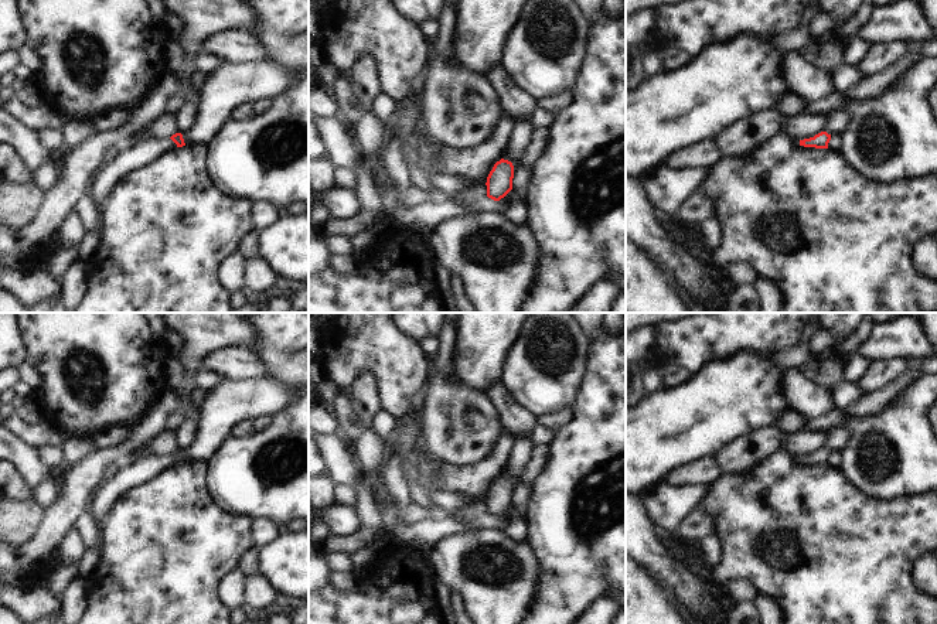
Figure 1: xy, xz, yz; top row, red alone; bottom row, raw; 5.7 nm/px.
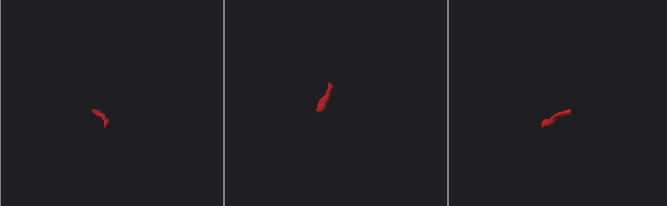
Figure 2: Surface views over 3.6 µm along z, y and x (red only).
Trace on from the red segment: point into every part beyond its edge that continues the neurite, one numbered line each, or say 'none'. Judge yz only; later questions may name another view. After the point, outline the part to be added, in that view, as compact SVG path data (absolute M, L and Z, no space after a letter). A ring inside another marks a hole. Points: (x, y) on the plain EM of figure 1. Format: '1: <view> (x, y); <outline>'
1: yz (838, 439); M846 426L835 427L828 433L828 440L824 449L827 449L831 453L834 451L842 453L848 447L851 436L852 436L851 427Z

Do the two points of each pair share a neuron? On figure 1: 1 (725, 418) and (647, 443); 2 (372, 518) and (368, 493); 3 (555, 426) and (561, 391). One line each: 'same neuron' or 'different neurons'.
1: same neuron
2: same neuron
3: different neurons

